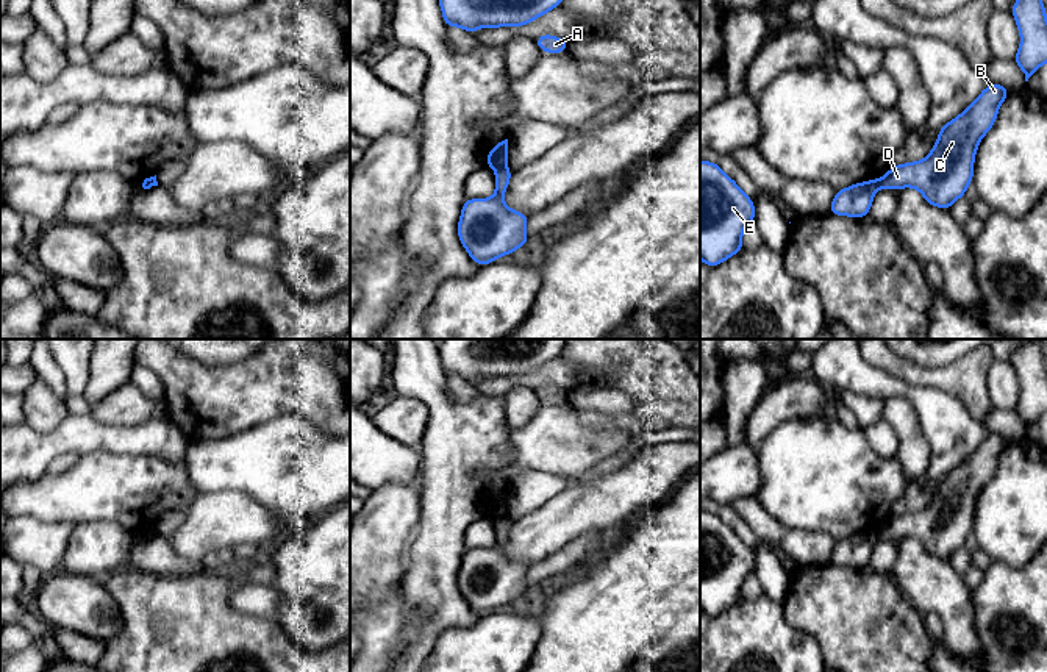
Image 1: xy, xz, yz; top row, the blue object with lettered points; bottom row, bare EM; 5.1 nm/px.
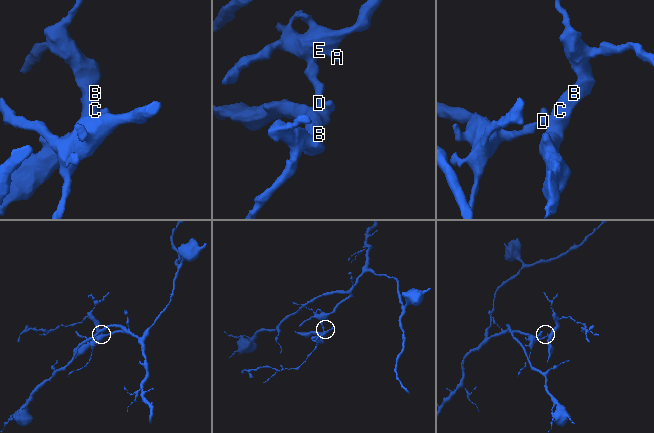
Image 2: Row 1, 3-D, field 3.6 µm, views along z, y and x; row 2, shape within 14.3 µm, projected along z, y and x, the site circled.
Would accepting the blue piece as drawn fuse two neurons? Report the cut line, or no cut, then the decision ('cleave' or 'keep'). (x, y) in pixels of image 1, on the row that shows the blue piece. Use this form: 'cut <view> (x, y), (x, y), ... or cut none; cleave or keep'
cut xz (505, 164), (496, 169); cleave

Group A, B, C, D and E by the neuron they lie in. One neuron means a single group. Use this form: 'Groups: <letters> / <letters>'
Groups: A E / B C D

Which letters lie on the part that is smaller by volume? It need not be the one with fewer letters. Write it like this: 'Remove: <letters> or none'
Remove: B, C, D

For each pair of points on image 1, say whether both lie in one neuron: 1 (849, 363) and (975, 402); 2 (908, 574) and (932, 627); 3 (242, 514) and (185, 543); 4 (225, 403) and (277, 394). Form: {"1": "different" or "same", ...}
{"1": "different", "2": "different", "3": "same", "4": "same"}

